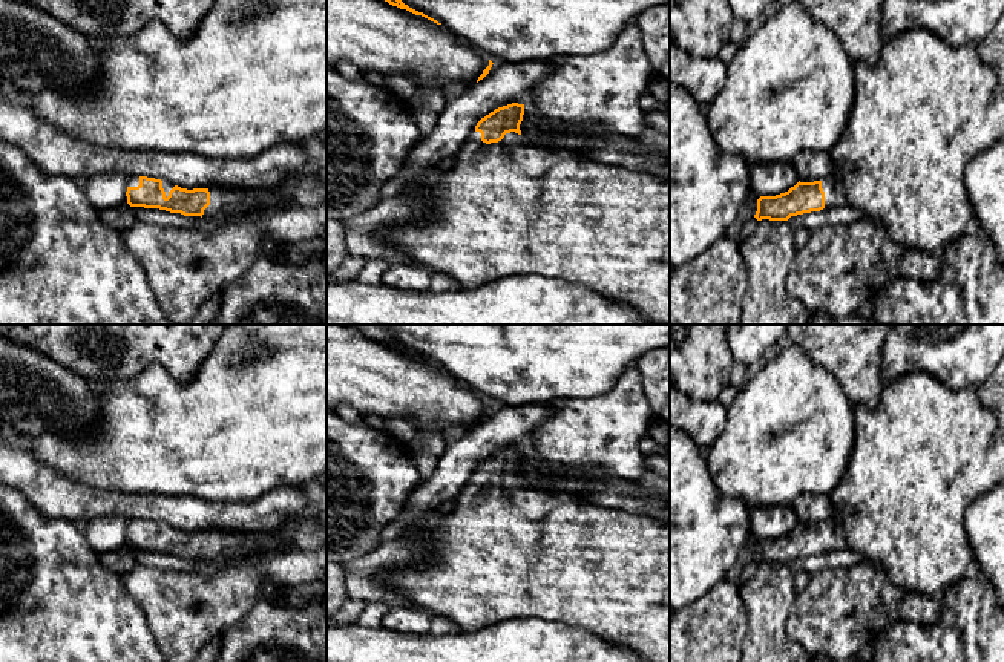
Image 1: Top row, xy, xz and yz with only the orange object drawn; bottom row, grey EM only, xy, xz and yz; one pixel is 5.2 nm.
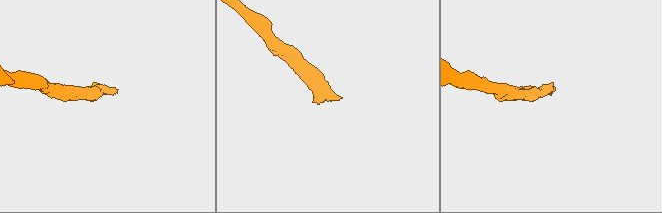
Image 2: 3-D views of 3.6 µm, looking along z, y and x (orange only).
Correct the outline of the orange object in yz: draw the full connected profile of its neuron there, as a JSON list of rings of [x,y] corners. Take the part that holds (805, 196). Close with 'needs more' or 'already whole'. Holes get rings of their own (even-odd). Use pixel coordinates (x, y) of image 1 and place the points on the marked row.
[[[912,29],[897,37],[884,40],[880,61],[874,66],[868,66],[863,61],[854,63],[855,95],[852,110],[846,124],[846,129],[834,149],[829,152],[835,161],[835,173],[829,179],[814,182],[797,182],[788,192],[776,196],[760,196],[757,199],[757,211],[754,218],[757,221],[788,221],[791,216],[820,211],[823,208],[834,207],[857,207],[861,208],[865,216],[878,221],[892,239],[910,250],[923,251],[943,251],[949,244],[958,241],[966,233],[967,222],[975,216],[969,193],[966,190],[964,173],[967,162],[996,144],[1004,136],[1004,89],[996,78],[996,74],[983,61],[978,54],[976,44],[950,46],[940,40],[937,35],[924,29]]]; needs more

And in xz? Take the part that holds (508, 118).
[[[512,103],[481,118],[469,139],[455,155],[451,169],[448,172],[434,170],[408,193],[412,196],[426,196],[432,215],[418,222],[377,228],[374,231],[376,238],[405,251],[409,262],[431,268],[434,273],[443,273],[455,279],[463,288],[483,287],[515,274],[540,274],[543,277],[586,285],[613,302],[627,305],[655,325],[670,325],[670,179],[638,173],[625,167],[598,164],[582,155],[584,149],[598,147],[599,143],[579,143],[572,138],[556,138],[544,146],[538,146],[521,135],[520,124],[523,115],[524,104]]]; needs more

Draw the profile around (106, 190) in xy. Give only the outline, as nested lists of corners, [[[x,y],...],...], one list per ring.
[[[101,173],[87,179],[83,188],[89,204],[101,211],[127,204],[127,176],[120,173]]]

